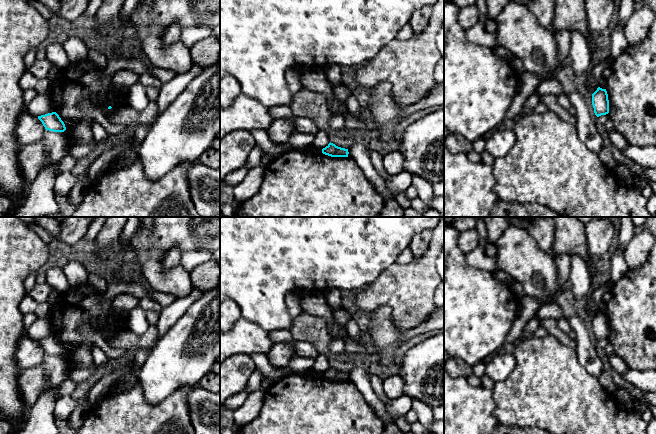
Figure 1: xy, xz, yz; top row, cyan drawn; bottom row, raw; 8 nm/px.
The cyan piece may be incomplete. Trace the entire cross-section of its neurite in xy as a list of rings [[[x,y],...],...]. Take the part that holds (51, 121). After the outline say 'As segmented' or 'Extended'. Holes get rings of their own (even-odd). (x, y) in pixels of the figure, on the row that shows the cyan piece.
[[[56,112],[38,116],[46,130],[53,132],[64,132],[66,130],[64,122]]]. As segmented

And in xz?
[[[329,143],[322,149],[322,153],[331,157],[348,157],[348,149],[336,146],[333,143]]]. As segmented

